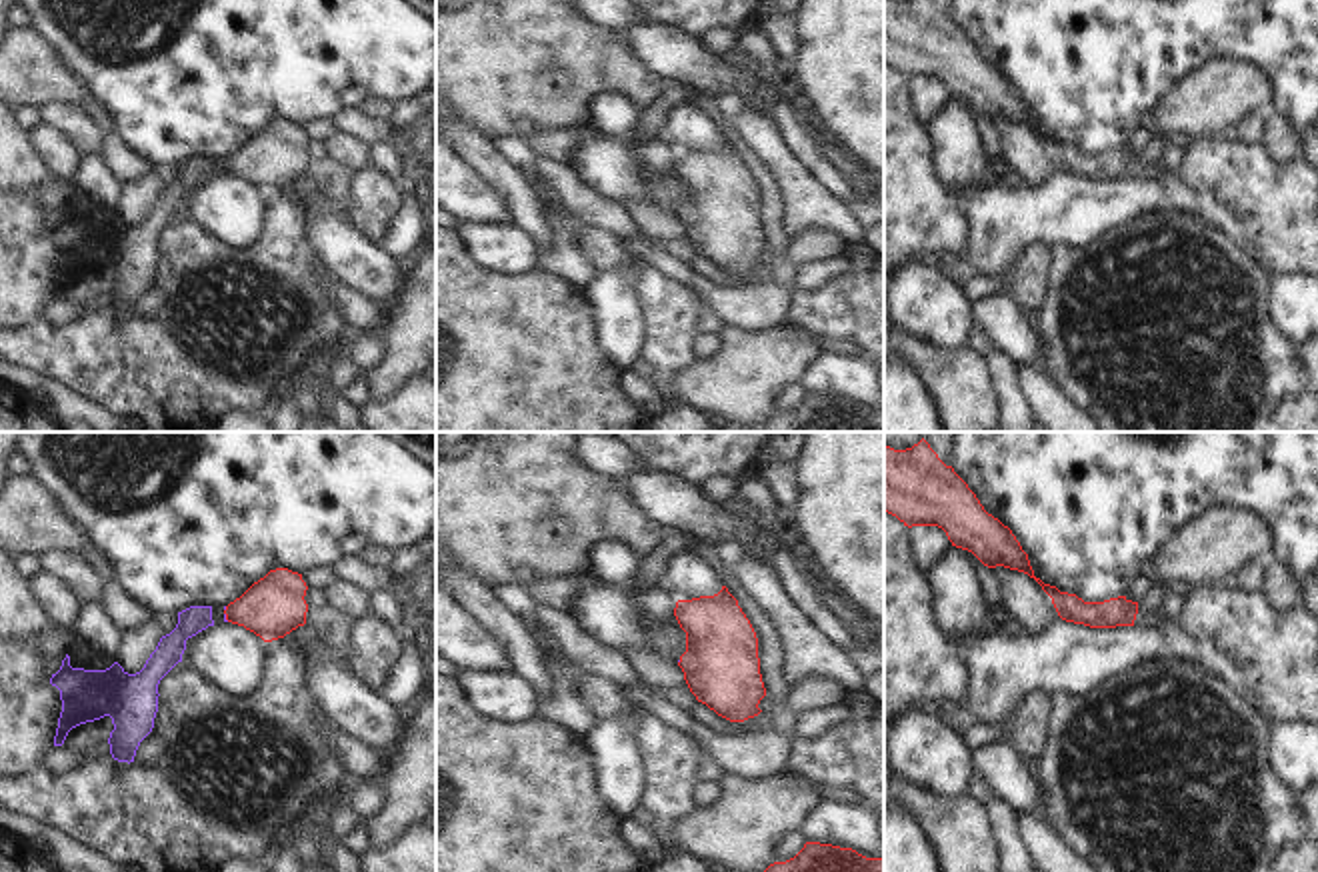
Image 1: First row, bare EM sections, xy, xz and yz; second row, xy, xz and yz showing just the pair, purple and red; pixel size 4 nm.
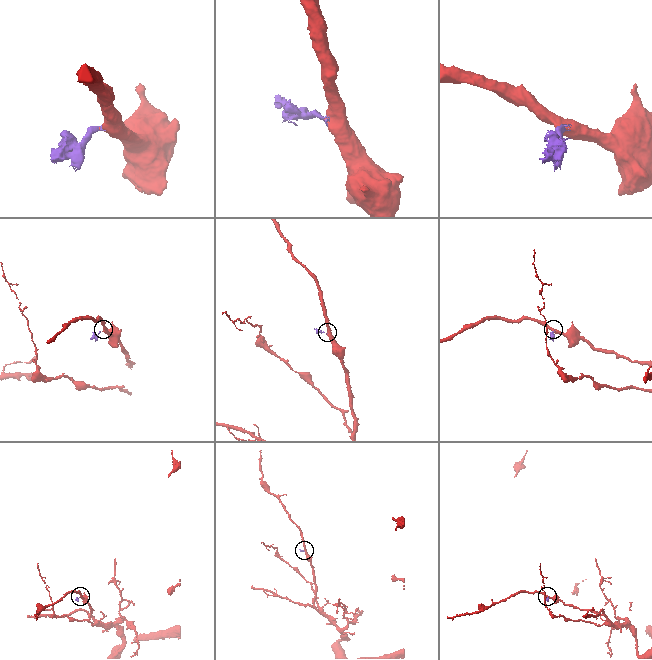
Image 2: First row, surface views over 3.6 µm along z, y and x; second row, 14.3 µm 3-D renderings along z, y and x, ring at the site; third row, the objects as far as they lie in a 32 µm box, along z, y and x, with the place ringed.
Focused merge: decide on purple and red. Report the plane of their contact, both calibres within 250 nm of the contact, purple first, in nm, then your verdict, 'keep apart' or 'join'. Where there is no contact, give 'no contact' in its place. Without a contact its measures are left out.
meets purple in xy; 20 nm thick on the purple side, 240 nm on the other; join

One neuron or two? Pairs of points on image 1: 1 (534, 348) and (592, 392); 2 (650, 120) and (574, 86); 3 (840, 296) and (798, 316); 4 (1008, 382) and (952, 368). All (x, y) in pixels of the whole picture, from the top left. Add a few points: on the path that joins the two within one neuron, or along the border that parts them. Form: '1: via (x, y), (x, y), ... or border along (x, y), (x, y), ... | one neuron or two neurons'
1: via (548, 362), (578, 392) | one neuron
2: border along (666, 84), (640, 112) | two neurons
3: via (830, 306), (808, 310) | one neuron
4: border along (968, 344), (986, 366), (1000, 410) | two neurons

